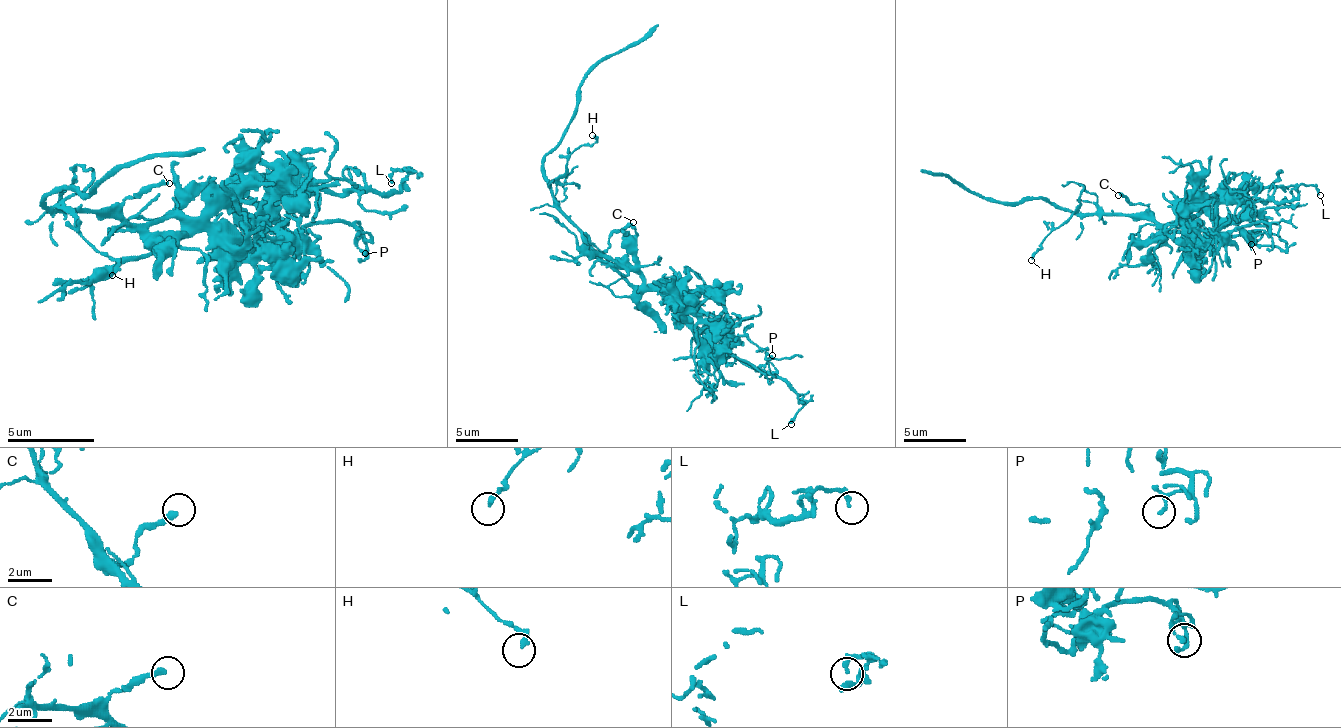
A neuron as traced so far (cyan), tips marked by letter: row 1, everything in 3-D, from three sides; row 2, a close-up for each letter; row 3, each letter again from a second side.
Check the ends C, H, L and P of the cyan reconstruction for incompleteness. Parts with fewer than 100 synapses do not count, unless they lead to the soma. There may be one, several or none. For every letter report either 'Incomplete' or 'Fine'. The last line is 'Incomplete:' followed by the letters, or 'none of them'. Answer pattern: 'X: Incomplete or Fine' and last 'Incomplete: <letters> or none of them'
C: Fine
H: Fine
L: Fine
P: Fine
Incomplete: none of them

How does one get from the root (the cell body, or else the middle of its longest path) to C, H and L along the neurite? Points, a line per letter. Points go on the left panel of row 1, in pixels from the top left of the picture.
C: (121, 214), (121, 205), (143, 188), (160, 188), (169, 183)
H: (121, 214), (73, 214), (69, 209), (56, 209), (60, 205), (73, 218), (78, 231), (117, 266), (112, 275)
L: (121, 214), (195, 218), (230, 235), (295, 188), (396, 192), (409, 170), (391, 183)

